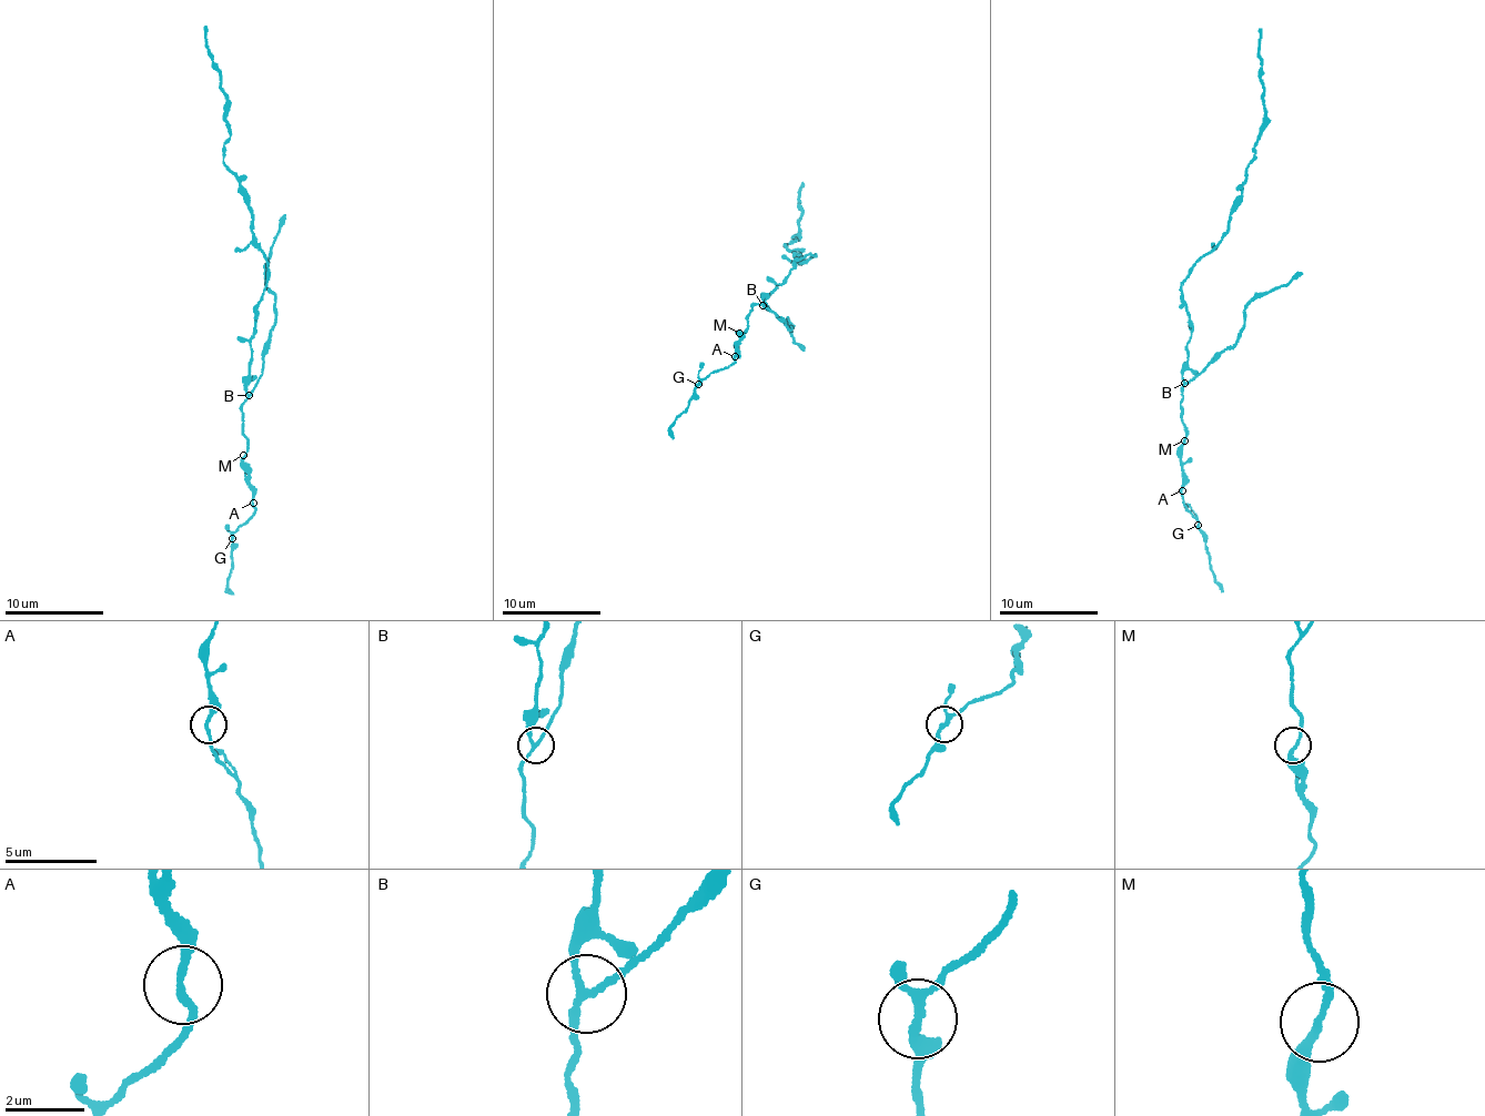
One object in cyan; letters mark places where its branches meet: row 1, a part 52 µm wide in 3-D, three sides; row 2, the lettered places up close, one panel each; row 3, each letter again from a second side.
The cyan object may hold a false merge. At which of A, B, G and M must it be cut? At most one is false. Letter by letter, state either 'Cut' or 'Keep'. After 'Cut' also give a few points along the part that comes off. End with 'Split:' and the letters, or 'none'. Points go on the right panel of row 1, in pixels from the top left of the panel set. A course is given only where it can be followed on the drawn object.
A: Keep
B: Cut. Course of the part to remove: (1185, 384), (1234, 343), (1245, 322), (1248, 304), (1301, 274)
G: Keep
M: Keep
Split: B

